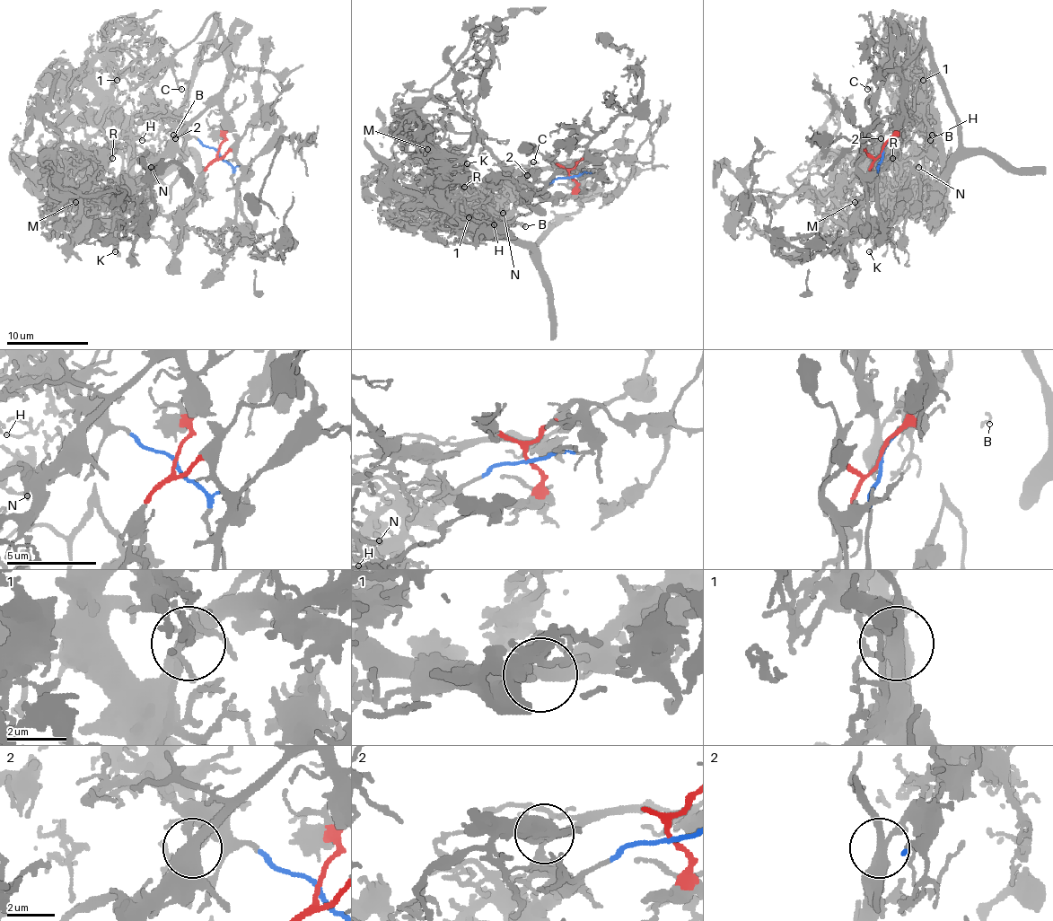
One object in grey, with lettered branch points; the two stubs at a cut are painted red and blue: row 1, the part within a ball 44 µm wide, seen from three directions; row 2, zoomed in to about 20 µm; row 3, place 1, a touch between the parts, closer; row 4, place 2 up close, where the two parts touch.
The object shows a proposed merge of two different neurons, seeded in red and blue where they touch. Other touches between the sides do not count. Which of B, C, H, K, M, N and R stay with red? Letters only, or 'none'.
N

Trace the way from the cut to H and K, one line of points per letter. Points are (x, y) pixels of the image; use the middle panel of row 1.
H: (570, 177), (554, 179), (539, 191), (517, 201), (509, 225), (493, 223)
K: (570, 177), (554, 179), (513, 203), (483, 225), (483, 236), (448, 195), (448, 183), (467, 172), (467, 162)

